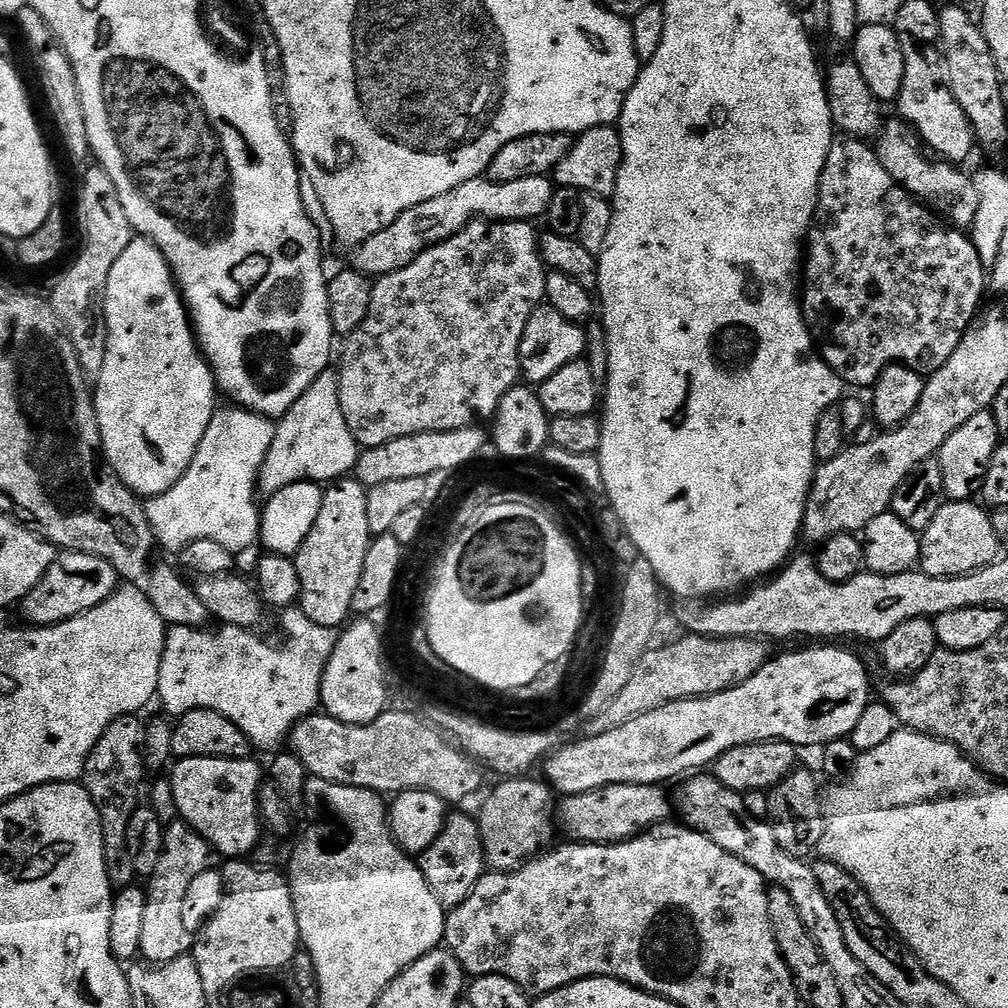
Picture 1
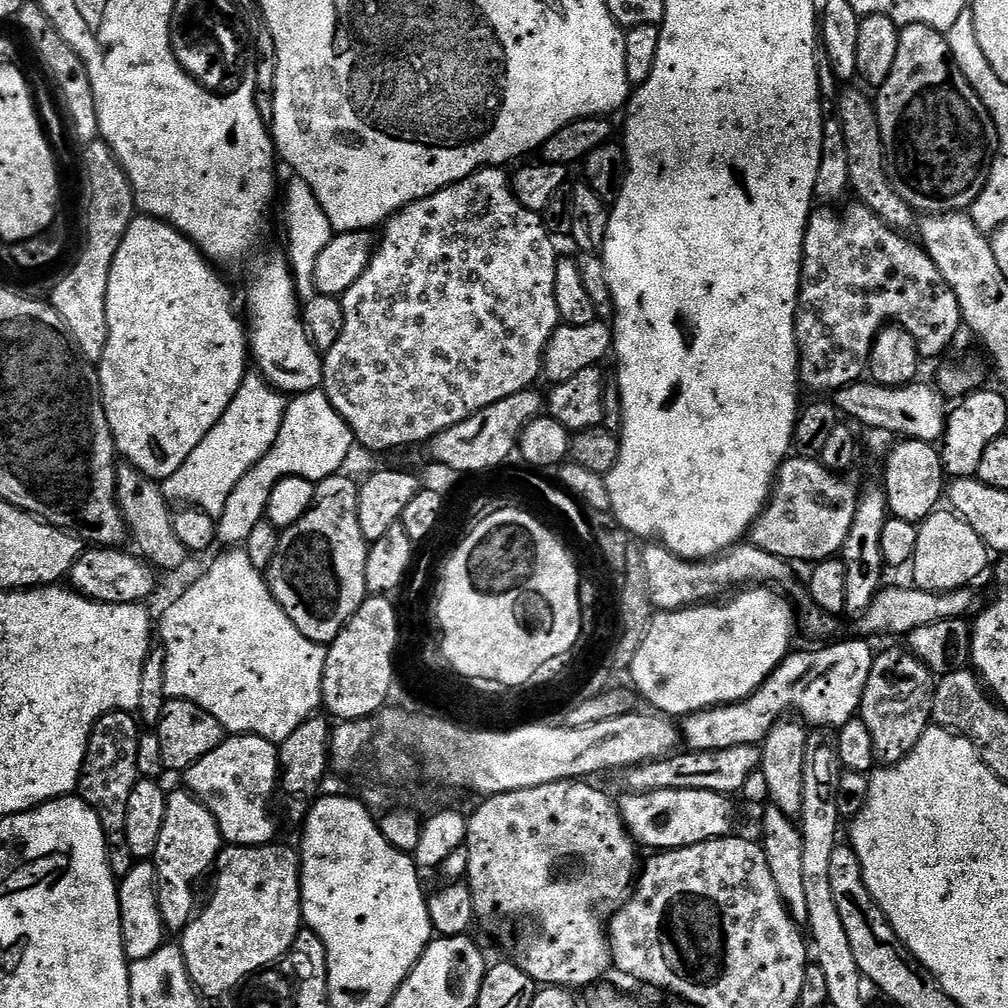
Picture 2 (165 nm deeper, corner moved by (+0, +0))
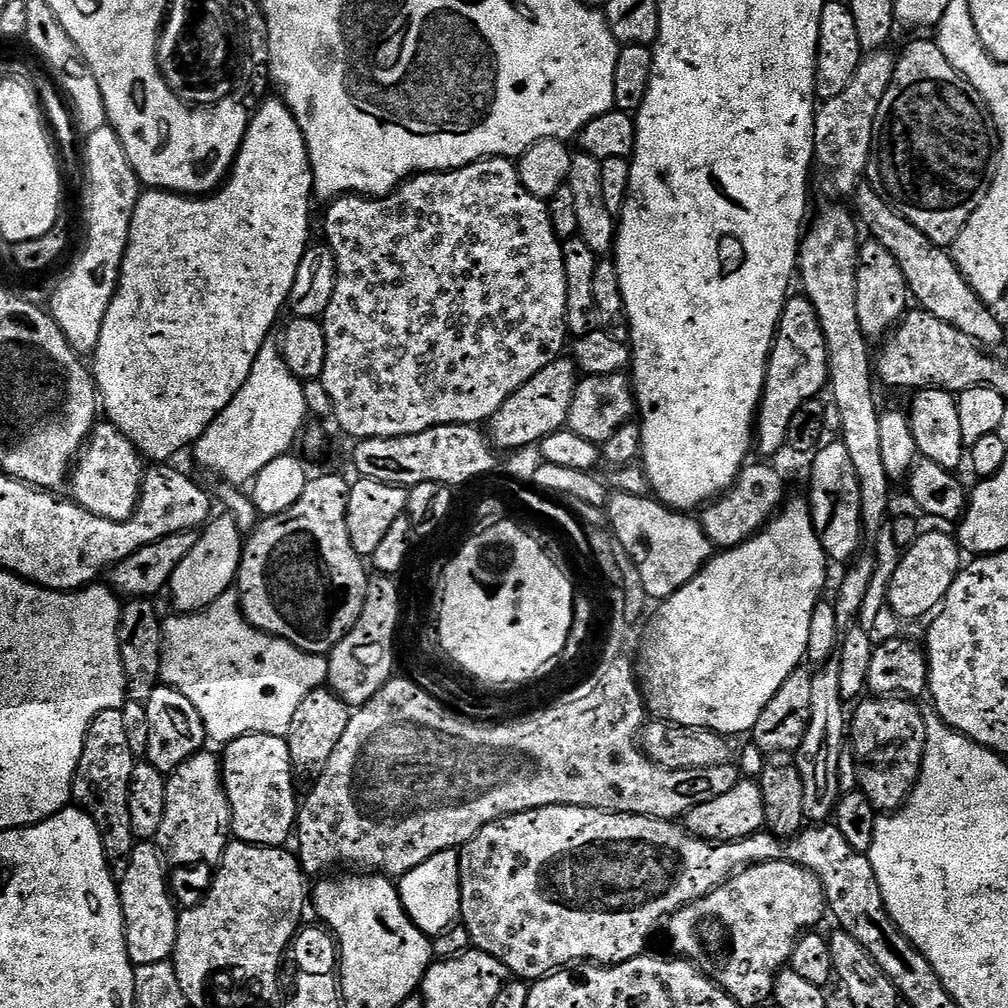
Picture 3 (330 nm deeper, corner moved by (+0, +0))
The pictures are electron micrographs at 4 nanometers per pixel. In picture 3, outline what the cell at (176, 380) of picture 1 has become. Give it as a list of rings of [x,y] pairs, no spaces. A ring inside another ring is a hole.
[[[268,98],[260,107],[251,113],[248,121],[248,133],[232,163],[232,171],[222,187],[202,196],[186,196],[178,192],[163,190],[141,191],[138,202],[134,206],[134,218],[130,222],[128,245],[120,267],[120,281],[116,287],[114,298],[110,302],[110,310],[106,310],[106,322],[102,322],[102,338],[98,338],[98,346],[94,353],[94,379],[102,412],[107,423],[113,424],[120,433],[138,449],[141,457],[152,462],[168,462],[171,456],[179,454],[183,448],[191,449],[200,435],[230,406],[234,394],[242,390],[242,382],[250,378],[250,366],[254,366],[254,358],[258,358],[258,350],[273,335],[272,327],[288,303],[288,295],[294,286],[294,274],[298,274],[298,266],[302,262],[304,252],[310,247],[308,231],[312,228],[312,168],[308,165],[306,142],[302,138],[302,130],[298,130],[298,122],[283,99]]]

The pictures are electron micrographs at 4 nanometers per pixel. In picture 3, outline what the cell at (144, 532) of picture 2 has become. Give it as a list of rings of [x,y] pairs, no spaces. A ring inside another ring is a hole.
[[[97,423],[75,461],[70,476],[71,499],[98,518],[106,518],[110,522],[128,520],[140,501],[140,487],[145,471],[145,461],[130,438],[123,436],[113,424]]]

